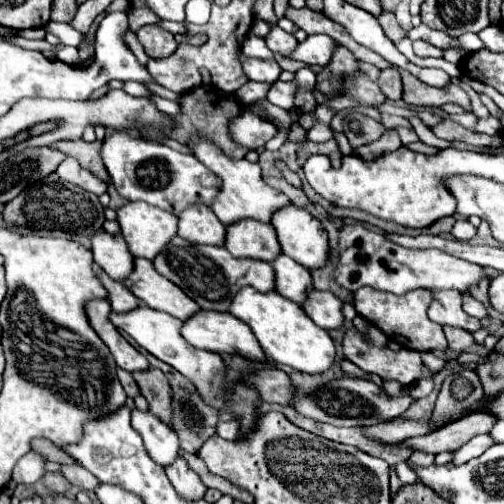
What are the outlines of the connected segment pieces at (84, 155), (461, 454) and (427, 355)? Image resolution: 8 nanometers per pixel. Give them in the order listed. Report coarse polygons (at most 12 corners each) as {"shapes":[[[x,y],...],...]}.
{"shapes":[[[59,141],[55,147],[79,159],[101,181],[111,183],[101,161],[101,141]],[[489,433],[477,435],[457,449],[453,463],[479,457],[493,445]],[[431,351],[422,352],[423,363],[438,372],[446,361],[436,357]]]}

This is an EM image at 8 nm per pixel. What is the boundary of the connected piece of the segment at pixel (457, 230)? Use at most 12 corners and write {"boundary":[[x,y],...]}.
{"boundary":[[457,221],[451,235],[469,241],[477,229],[469,221]]}

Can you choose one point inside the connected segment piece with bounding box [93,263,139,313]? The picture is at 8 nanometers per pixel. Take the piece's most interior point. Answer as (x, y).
(121, 299)

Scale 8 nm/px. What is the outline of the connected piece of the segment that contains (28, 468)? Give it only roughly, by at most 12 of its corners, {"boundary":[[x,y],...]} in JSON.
{"boundary":[[29,451],[13,469],[15,483],[45,475],[45,455]]}

